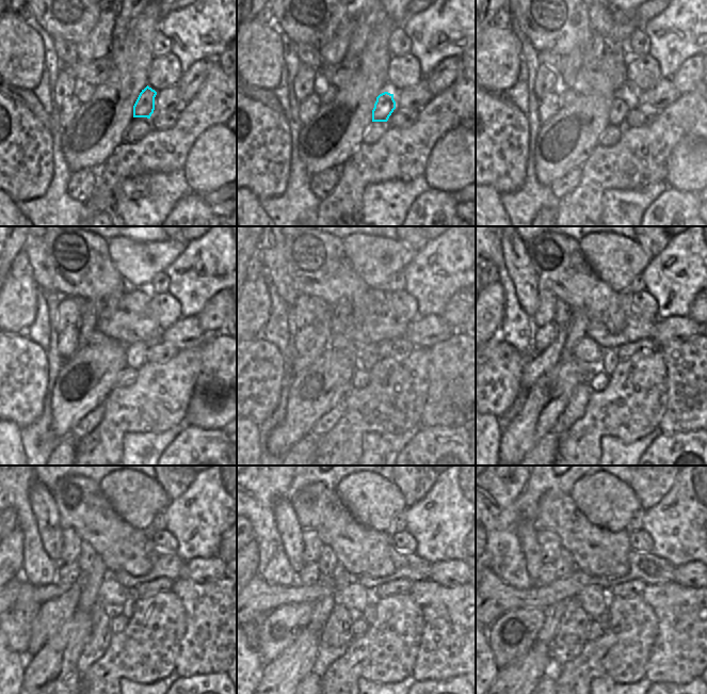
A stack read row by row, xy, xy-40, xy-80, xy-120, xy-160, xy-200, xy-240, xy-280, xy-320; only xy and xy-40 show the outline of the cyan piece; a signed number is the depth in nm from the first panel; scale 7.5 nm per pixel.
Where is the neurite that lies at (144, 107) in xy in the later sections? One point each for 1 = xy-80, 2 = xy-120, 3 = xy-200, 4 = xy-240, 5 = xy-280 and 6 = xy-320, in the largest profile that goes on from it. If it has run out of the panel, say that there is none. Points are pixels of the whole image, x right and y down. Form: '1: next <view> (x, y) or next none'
1: next xy-80 (622, 105)
2: next xy-120 (135, 352)
3: next xy-200 (610, 360)
4: next xy-240 (128, 608)
5: next xy-280 (368, 614)
6: next xy-320 (604, 620)

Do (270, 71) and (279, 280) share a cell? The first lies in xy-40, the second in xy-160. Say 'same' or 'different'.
different

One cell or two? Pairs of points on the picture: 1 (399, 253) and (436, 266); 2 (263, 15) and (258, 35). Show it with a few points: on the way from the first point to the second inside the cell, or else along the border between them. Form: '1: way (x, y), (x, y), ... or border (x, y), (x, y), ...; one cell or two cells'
1: border (417, 252), (401, 271); two cells
2: border (256, 17), (270, 26), (280, 37); two cells

